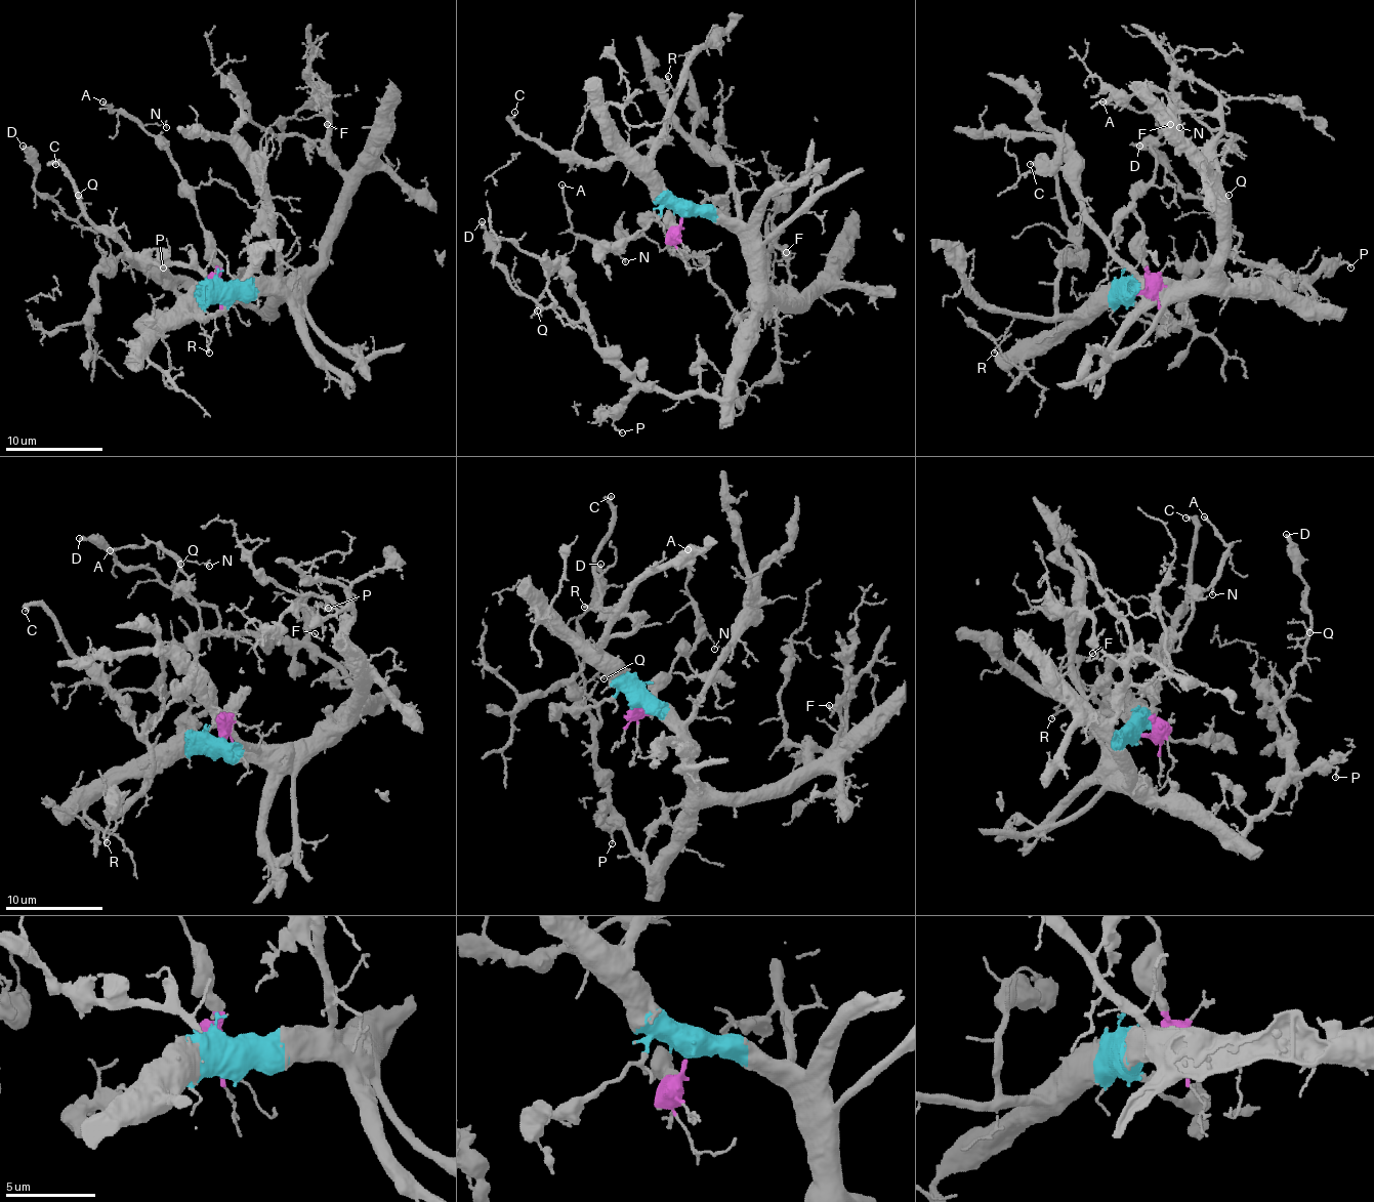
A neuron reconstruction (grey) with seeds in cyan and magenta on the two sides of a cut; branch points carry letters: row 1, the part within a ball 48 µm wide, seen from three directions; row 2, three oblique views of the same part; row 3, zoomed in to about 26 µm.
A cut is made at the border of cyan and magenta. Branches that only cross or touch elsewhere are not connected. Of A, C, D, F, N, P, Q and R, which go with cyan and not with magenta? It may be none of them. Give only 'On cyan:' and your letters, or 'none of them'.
On cyan: C, D, F, P, Q, R

